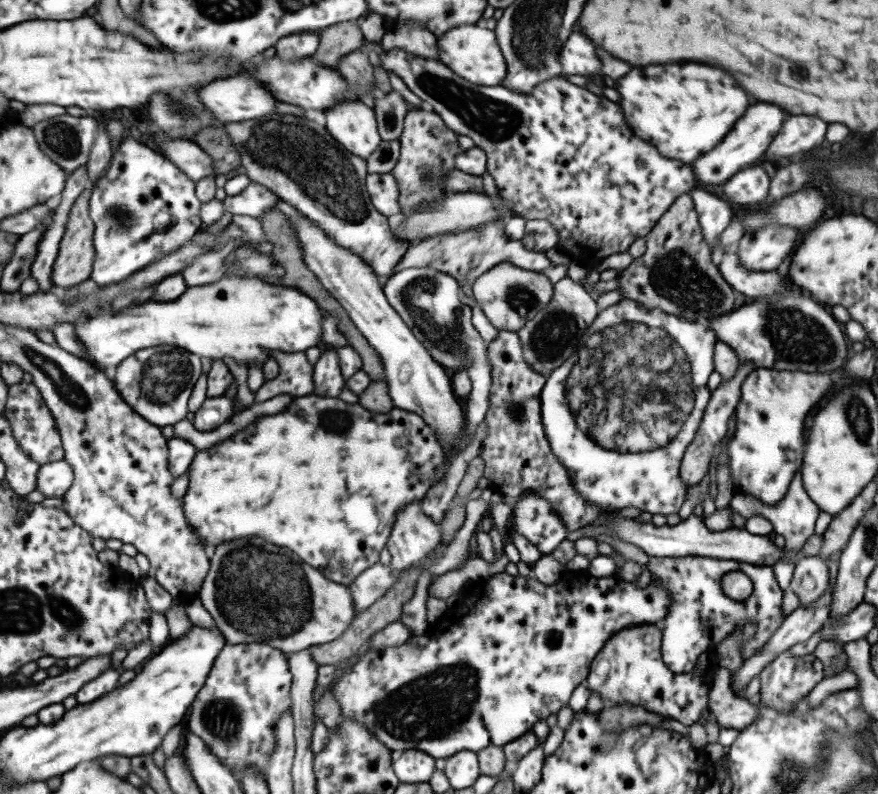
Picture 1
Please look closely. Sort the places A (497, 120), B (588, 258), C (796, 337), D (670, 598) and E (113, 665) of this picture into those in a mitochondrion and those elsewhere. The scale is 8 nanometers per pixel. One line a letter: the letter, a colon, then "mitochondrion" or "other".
A: mitochondrion
B: other
C: mitochondrion
D: other
E: other

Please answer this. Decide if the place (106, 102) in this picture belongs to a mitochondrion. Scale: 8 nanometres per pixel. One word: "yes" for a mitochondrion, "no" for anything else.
no

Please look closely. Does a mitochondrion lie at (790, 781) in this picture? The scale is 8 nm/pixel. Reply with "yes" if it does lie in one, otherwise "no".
yes

